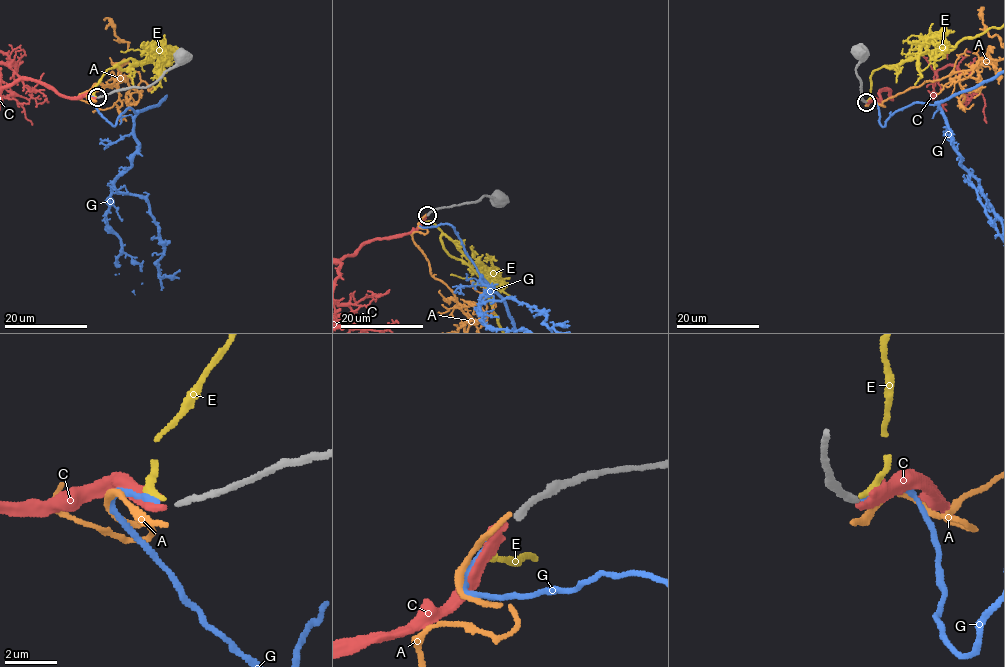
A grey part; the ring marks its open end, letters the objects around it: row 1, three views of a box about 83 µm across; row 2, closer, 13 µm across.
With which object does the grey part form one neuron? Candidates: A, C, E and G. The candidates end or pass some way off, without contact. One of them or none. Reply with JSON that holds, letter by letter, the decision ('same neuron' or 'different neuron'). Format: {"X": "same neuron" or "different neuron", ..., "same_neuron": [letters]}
{"A": "different neuron", "C": "different neuron", "E": "different neuron", "G": "same neuron", "same_neuron": ["G"]}

